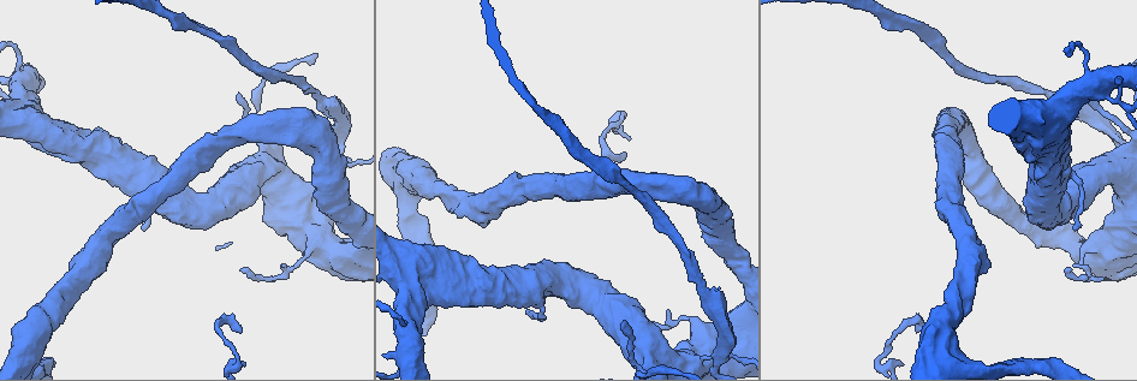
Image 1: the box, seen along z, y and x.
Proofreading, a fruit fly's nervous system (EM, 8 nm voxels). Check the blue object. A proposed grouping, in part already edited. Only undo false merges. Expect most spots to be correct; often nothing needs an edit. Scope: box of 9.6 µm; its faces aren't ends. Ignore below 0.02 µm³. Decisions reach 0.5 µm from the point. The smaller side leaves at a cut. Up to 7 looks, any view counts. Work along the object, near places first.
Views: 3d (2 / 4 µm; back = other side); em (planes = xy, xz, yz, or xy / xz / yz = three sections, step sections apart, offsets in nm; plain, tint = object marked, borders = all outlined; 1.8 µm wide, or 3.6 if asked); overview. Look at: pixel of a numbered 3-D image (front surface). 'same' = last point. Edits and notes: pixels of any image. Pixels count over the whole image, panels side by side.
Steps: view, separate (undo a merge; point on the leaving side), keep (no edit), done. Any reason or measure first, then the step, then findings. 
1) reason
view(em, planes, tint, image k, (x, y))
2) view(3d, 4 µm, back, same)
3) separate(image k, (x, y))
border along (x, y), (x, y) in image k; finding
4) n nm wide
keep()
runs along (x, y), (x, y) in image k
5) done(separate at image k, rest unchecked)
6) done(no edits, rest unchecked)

calibre changes
view(em, 3.6 µm, planes, tint, image 1, (316, 98))

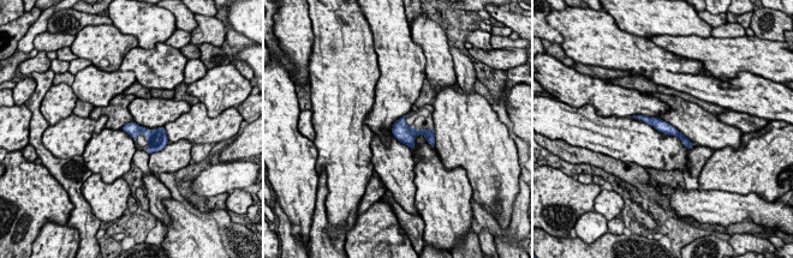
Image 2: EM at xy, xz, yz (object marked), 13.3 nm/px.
160 nm wide
keep()
runs along (645, 119), (677, 132), (689, 144) in image 2; all the same neuron

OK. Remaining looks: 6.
sharp bend
view(em, yz, step 16, plain, image 1, (404, 321))

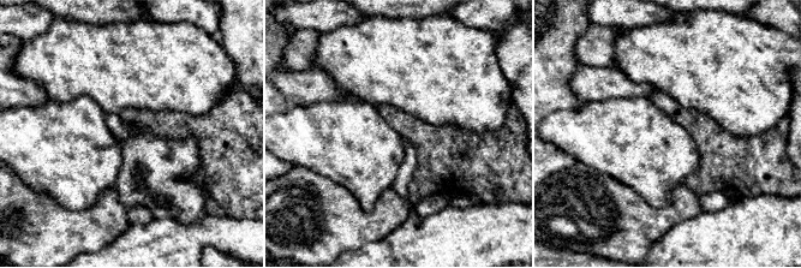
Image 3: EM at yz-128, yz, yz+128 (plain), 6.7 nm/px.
view(em, yz, step 16, tint, same)

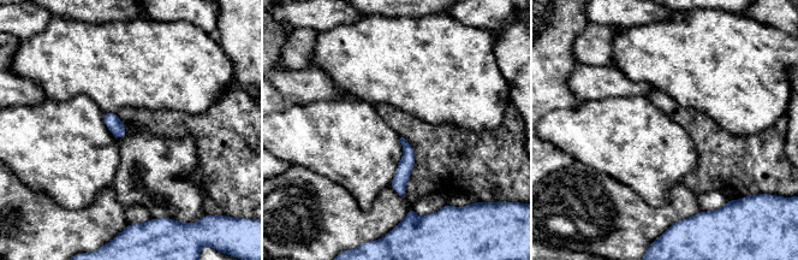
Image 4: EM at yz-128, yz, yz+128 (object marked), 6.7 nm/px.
80 nm wide
keep()
runs along (405, 145), (403, 193) in image 4; one neuron here

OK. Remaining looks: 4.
sudden change in width
view(3d, 4 µm, image 1, (427, 280))

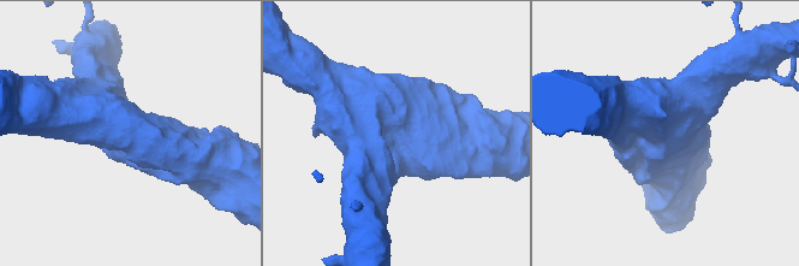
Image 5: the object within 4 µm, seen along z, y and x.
shape alone is not enough
view(em, 3.6 µm, xz, step 8, tint, image 5, (394, 128))

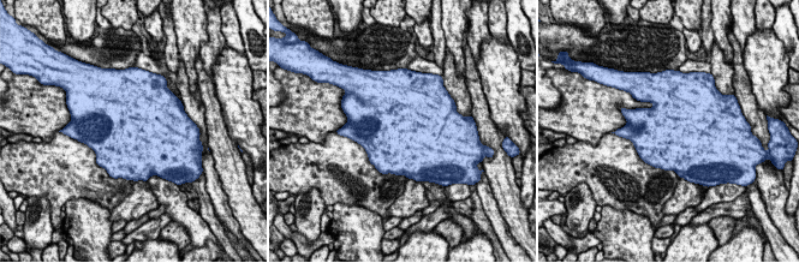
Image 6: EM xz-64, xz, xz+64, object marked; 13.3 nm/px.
view(em, 3.6 µm, planes, borders, same)

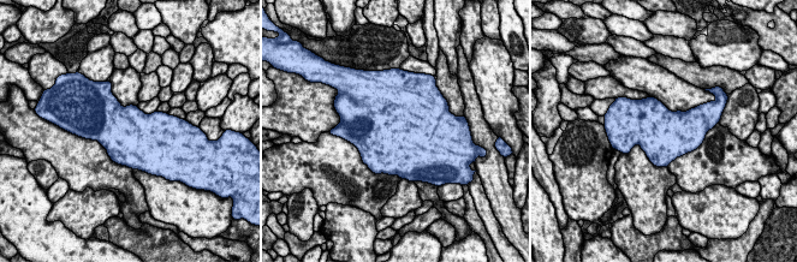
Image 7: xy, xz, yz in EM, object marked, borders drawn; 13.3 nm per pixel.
keep()
one neuron here

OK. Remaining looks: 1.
done(no edits, rest unchecked)

